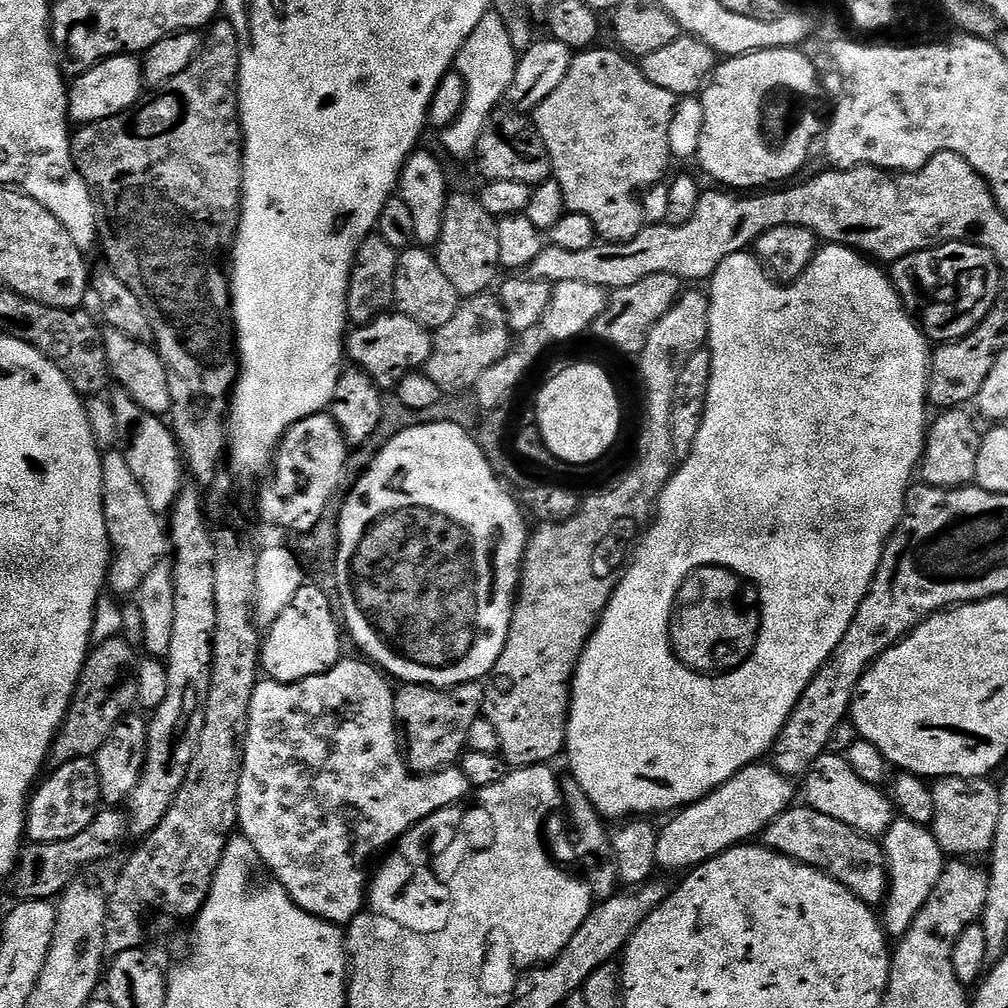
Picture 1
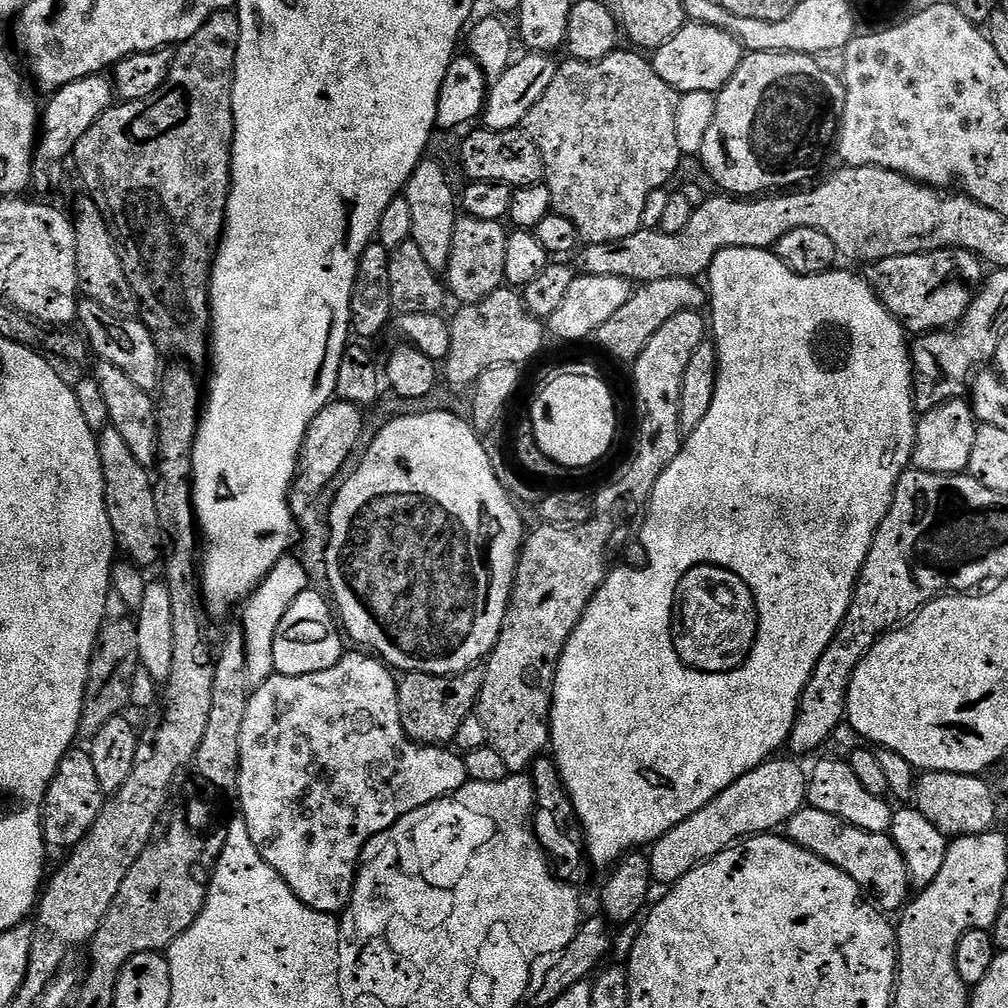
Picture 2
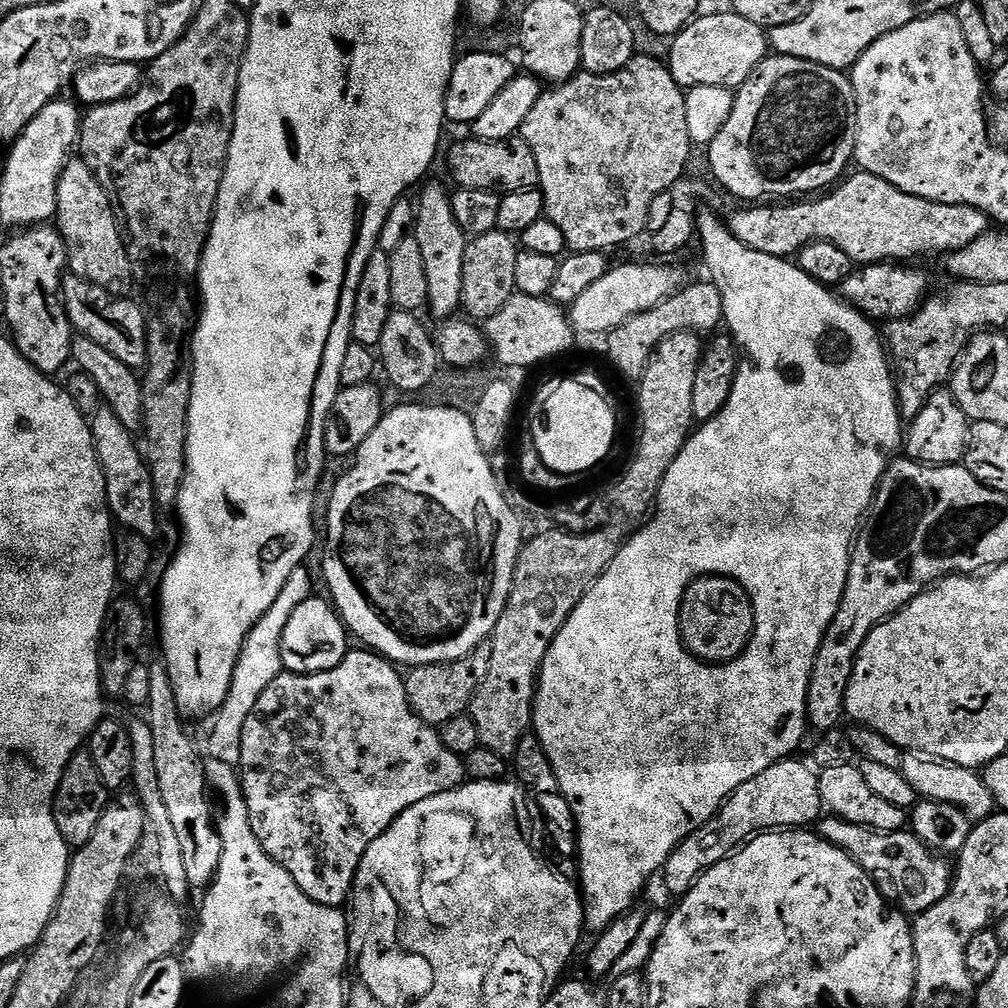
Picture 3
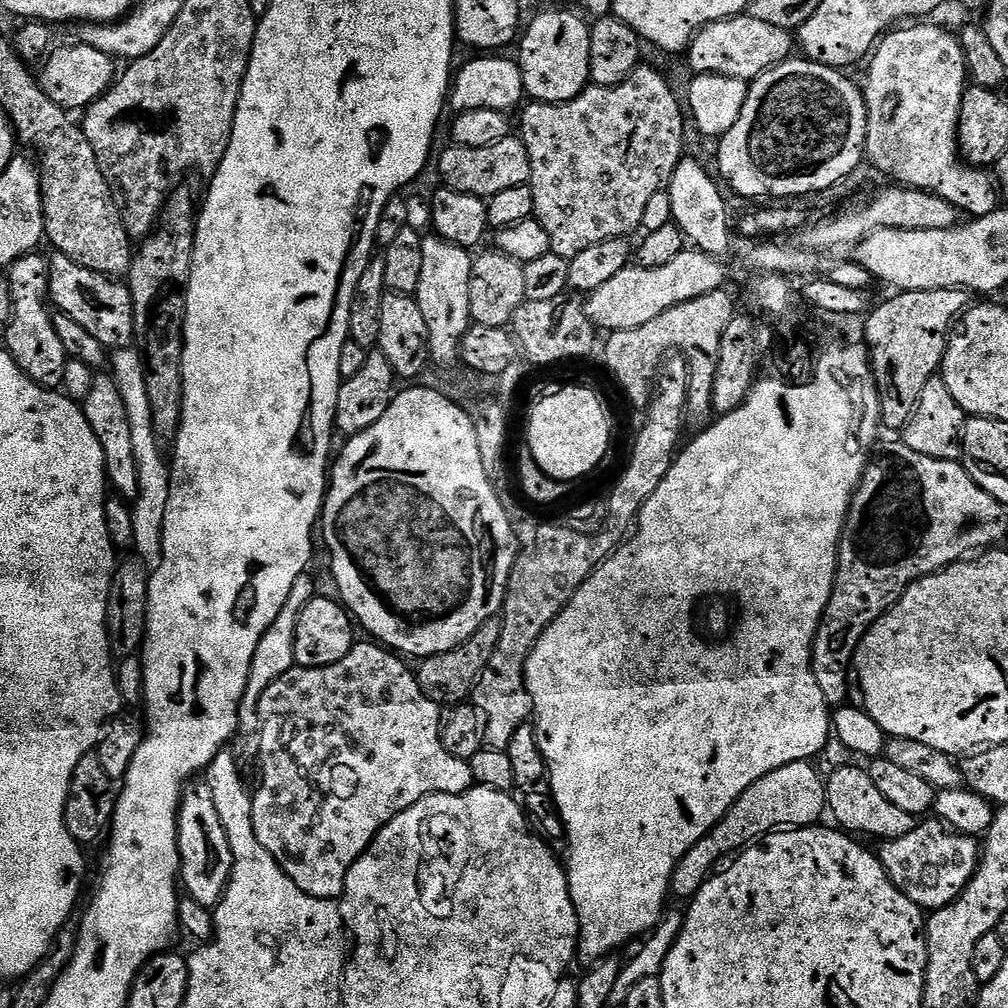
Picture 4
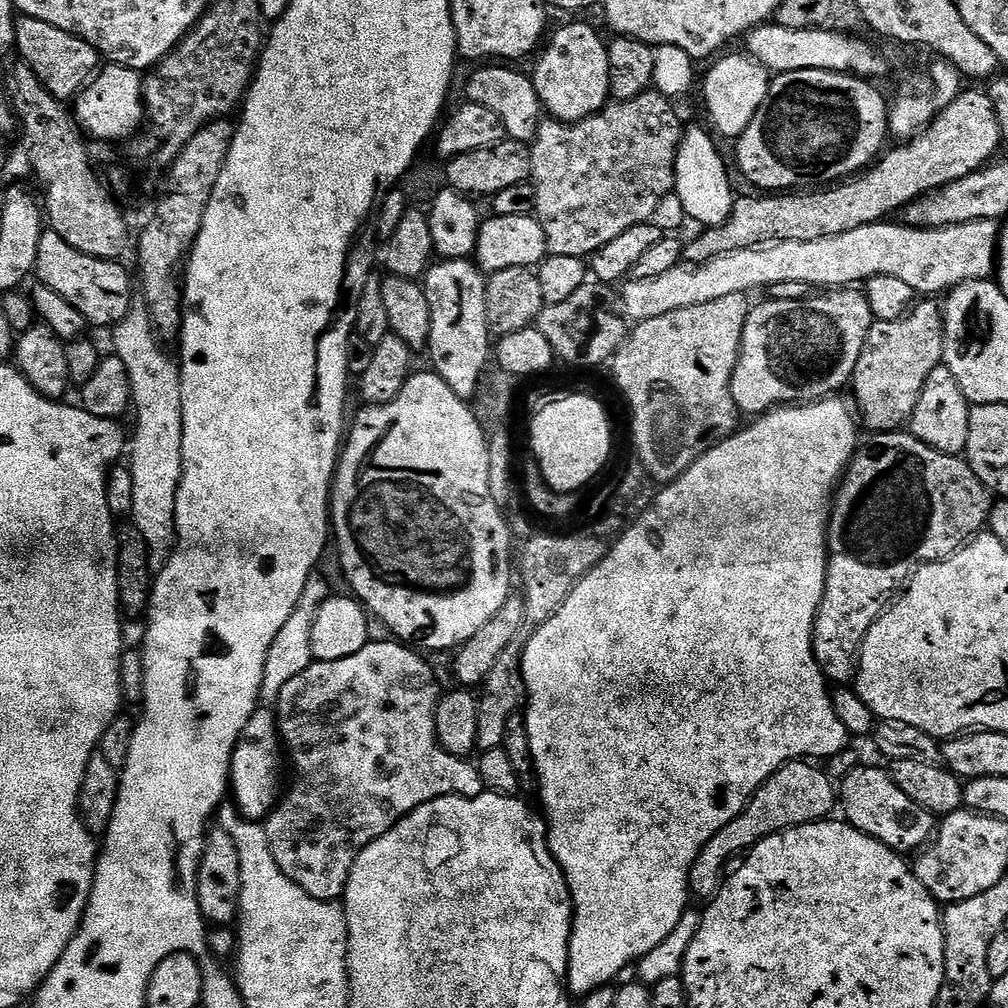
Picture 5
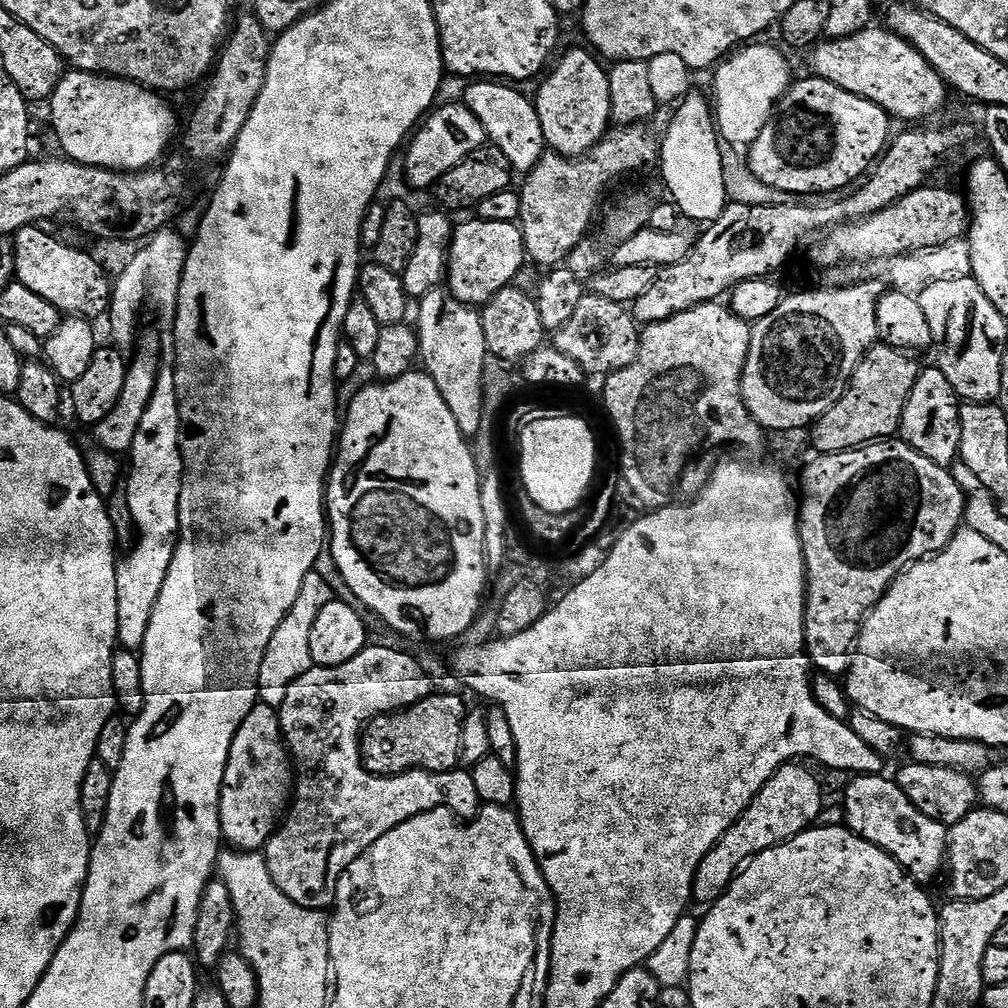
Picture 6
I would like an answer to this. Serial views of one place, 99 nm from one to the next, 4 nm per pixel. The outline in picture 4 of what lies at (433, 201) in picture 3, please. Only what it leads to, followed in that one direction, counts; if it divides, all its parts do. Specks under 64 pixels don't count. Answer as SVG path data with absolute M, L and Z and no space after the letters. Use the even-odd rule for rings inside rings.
M435 234L422 239L422 278L414 293L418 310L426 321L430 360L433 365L452 366L460 360L460 340L474 321L470 314L470 278L473 253L454 242L446 242Z

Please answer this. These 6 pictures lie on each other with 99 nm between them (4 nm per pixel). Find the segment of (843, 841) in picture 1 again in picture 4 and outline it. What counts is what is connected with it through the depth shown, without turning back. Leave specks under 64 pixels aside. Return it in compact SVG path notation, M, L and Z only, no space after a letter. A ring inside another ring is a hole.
M931 819L917 823L902 838L883 841L878 848L882 866L894 886L922 910L945 908L956 901L971 882L982 855L977 837L963 836L961 832L945 826L939 819Z

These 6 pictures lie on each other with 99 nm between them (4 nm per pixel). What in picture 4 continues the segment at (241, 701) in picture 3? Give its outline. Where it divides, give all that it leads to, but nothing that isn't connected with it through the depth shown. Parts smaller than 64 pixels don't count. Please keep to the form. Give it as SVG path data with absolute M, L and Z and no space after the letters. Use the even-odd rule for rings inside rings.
M305 574L298 578L298 582L294 582L294 590L290 590L290 598L286 598L286 606L282 606L278 618L274 618L274 622L266 630L262 642L258 642L258 650L254 650L254 658L248 675L248 685L240 703L240 728L243 731L246 730L252 733L257 731L258 717L256 711L260 705L262 694L266 694L269 686L278 678L282 678L282 674L286 674L296 664L294 658L294 634L298 626L298 618L302 614L304 607L310 603L318 592L318 589L312 585L310 577L311 575Z

